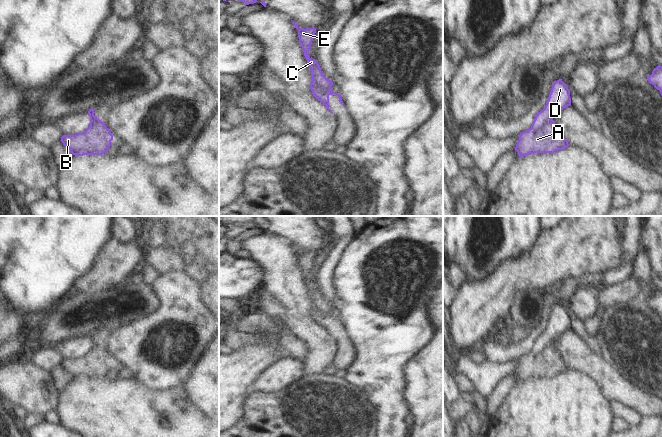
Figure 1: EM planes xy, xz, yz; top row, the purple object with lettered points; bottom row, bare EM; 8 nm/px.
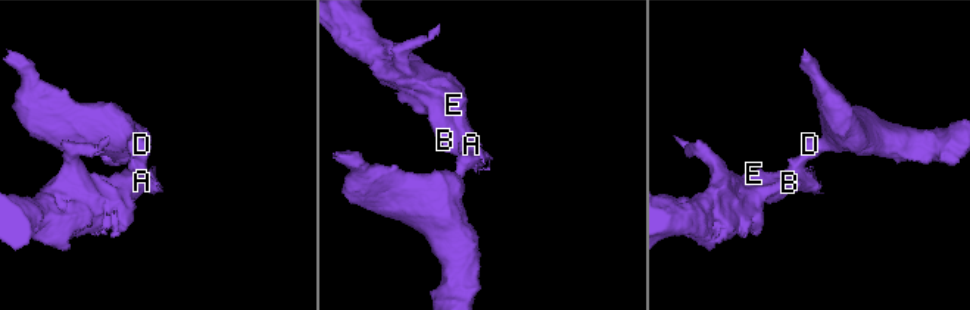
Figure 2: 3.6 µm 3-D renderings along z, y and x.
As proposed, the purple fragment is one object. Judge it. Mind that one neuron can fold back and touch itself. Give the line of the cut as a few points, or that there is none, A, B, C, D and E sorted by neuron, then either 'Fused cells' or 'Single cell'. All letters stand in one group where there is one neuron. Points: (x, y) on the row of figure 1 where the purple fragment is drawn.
Split along xz (332, 84), (329, 82), (318, 82), (315, 85). Groups: A B C E / D. Fused cells

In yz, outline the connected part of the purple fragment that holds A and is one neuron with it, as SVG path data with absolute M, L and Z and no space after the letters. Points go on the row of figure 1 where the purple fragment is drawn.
M554 120L538 130L527 129L518 137L514 149L518 152L519 158L535 153L554 153L569 146Z

